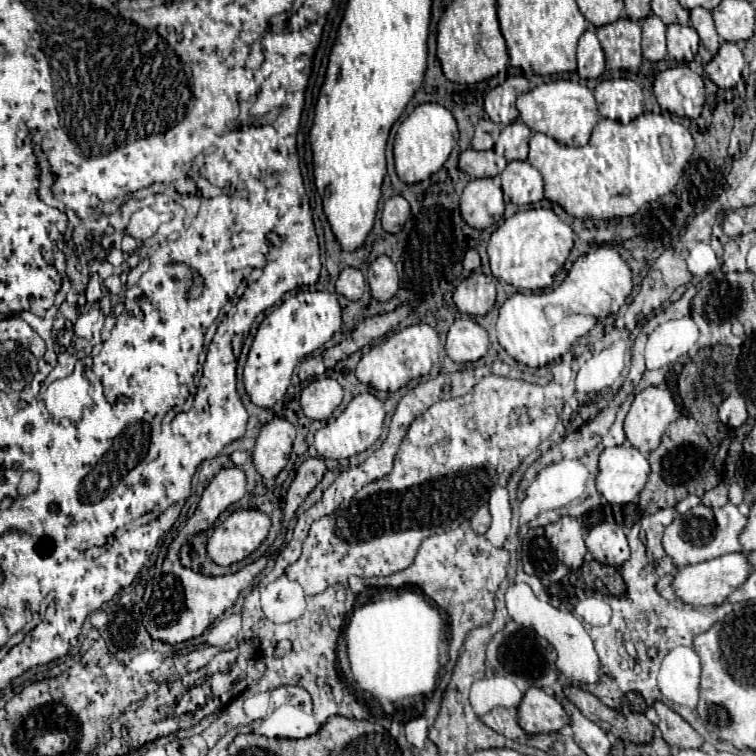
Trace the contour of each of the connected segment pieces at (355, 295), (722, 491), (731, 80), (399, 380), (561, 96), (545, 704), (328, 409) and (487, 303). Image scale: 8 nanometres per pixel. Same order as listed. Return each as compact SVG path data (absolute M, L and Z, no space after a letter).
M353 267L343 269L337 283L335 283L335 289L339 295L345 295L351 301L359 299L363 295L363 289L365 289L363 273L359 269L353 269Z
M719 483L715 489L709 489L705 491L703 499L701 499L705 505L717 509L717 507L723 507L729 499L727 499L727 485L725 483Z
M721 43L717 55L705 65L707 77L721 89L733 89L741 81L745 59L737 43Z
M411 325L371 347L371 351L367 351L357 363L355 375L361 383L377 391L399 391L411 379L427 375L433 369L433 363L439 359L439 349L439 335L431 325Z
M567 79L543 83L543 85L537 85L533 91L523 93L517 99L517 109L519 109L521 121L531 131L545 133L551 139L557 139L557 143L567 145L567 147L585 145L589 141L589 135L591 135L593 127L599 121L597 103L595 103L595 97L593 97L591 89L581 85L581 83L567 81Z
M537 687L529 689L519 705L519 723L527 733L553 733L569 721L563 705Z
M315 379L301 393L301 409L309 419L329 419L341 405L343 389L335 379Z
M483 273L467 277L455 289L453 301L461 313L487 315L495 305L495 279Z

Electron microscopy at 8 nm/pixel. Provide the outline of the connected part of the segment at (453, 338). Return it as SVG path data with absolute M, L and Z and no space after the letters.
M455 319L447 333L447 355L455 363L471 363L479 361L487 355L491 343L487 331L477 325L473 319Z

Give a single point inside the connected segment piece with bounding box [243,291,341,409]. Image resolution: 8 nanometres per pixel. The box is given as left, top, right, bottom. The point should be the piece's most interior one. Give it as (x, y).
(302, 323)

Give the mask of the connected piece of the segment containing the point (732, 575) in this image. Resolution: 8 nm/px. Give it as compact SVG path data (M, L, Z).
M729 553L729 555L721 555L717 559L711 559L711 561L681 567L675 575L673 589L685 603L689 603L693 607L721 605L731 591L735 591L737 587L741 587L741 583L745 583L745 579L749 577L751 571L753 571L753 565L749 563L749 555Z

